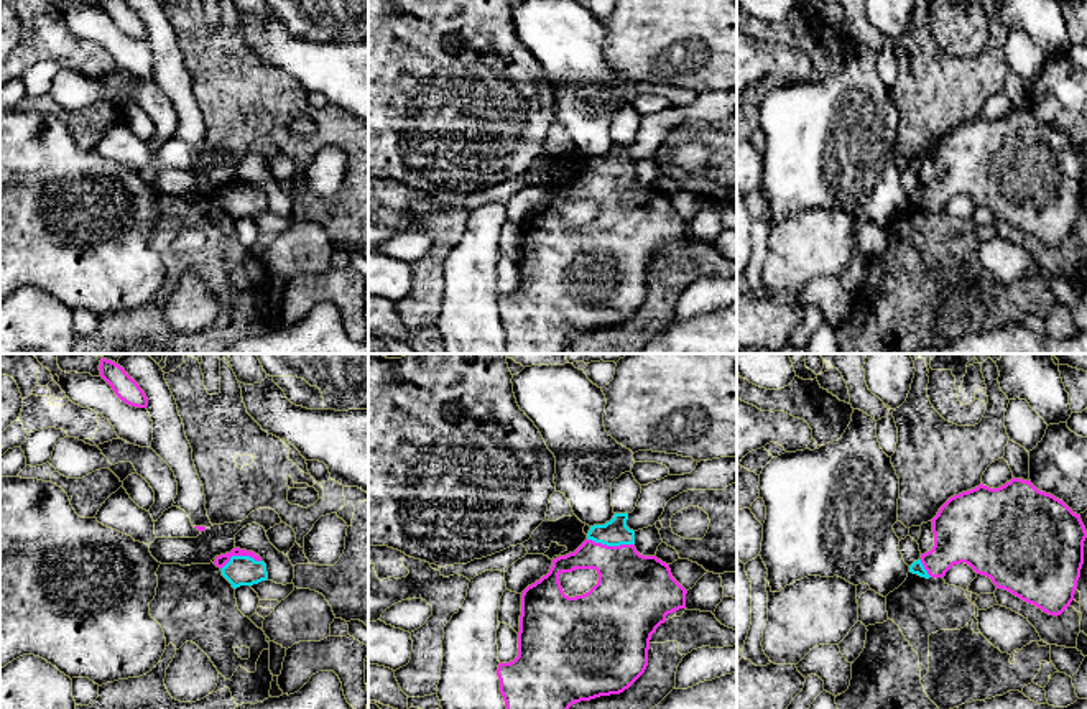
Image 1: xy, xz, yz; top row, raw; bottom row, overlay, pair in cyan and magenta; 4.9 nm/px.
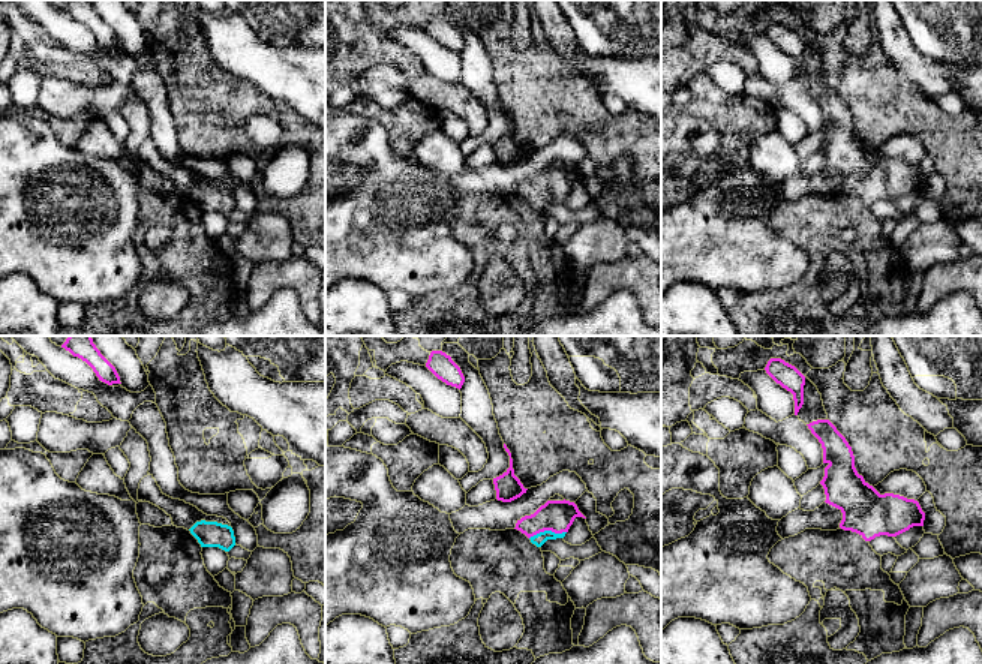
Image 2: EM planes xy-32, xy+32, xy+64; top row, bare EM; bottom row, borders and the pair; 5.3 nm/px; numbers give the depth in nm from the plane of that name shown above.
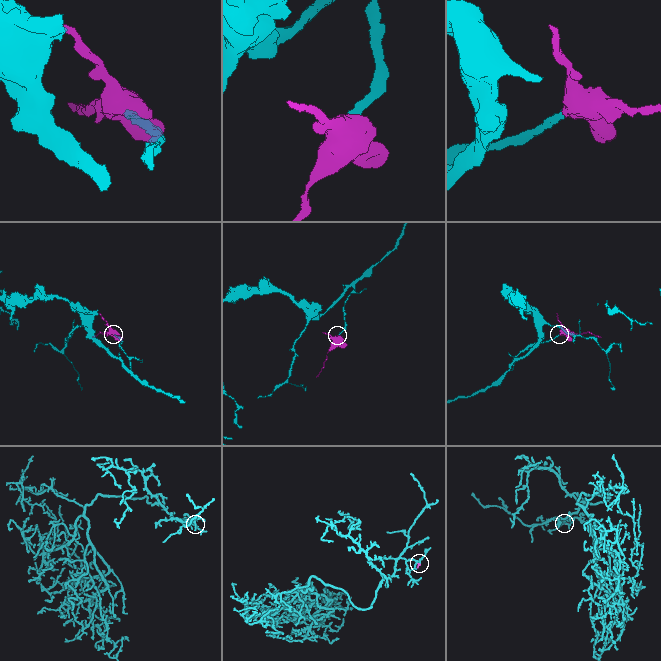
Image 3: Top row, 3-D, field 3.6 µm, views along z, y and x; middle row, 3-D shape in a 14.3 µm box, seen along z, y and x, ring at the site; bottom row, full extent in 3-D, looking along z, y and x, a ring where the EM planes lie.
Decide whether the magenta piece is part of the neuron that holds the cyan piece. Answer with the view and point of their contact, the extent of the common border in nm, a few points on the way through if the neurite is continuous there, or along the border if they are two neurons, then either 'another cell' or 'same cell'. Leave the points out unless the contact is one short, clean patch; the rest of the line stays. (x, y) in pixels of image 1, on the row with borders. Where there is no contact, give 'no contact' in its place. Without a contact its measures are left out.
contact xz (610, 545); length 240 nm; way xz (615, 532), (610, 545), (632, 591); same cell

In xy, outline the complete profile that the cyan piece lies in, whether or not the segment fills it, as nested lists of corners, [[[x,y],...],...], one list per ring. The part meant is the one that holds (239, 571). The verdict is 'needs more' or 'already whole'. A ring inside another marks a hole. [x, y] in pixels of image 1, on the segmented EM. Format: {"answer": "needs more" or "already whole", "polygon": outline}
{"answer": "needs more", "polygon": [[[234,548],[230,553],[217,556],[214,564],[234,589],[268,579],[266,564],[253,551]]]}

